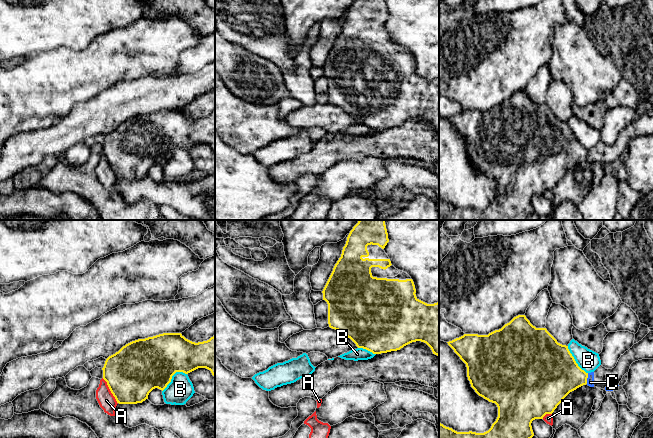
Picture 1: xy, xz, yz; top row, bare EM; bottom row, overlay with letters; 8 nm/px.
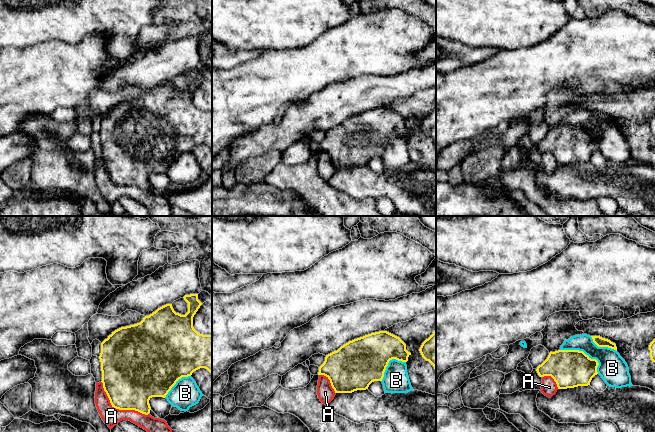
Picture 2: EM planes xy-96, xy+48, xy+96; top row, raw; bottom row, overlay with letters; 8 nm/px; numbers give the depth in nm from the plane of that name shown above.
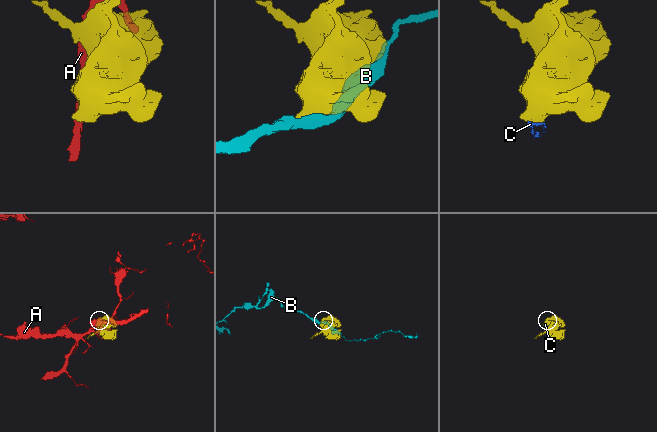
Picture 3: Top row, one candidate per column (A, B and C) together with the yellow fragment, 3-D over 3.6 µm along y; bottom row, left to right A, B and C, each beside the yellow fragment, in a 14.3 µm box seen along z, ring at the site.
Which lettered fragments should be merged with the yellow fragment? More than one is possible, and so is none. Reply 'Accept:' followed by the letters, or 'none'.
Accept: C

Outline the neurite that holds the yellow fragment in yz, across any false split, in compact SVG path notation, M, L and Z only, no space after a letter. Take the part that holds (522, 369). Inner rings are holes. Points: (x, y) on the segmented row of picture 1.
M525 315L514 317L501 329L488 335L464 334L447 343L466 364L467 377L475 392L497 405L498 417L491 428L484 433L457 432L439 422L439 438L532 438L534 436L532 421L543 419L546 414L552 414L570 392L586 384L590 387L613 391L619 386L623 376L629 372L633 362L653 359L653 331L649 331L641 341L621 355L614 368L606 369L600 365L594 372L586 373L578 366L568 346L558 343L546 328L533 326Z

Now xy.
M163 333L145 339L138 339L123 346L118 352L109 356L104 364L103 379L119 404L137 404L148 399L149 393L158 388L164 390L176 372L188 374L198 368L206 368L215 377L215 335L207 341L192 342L181 333Z

